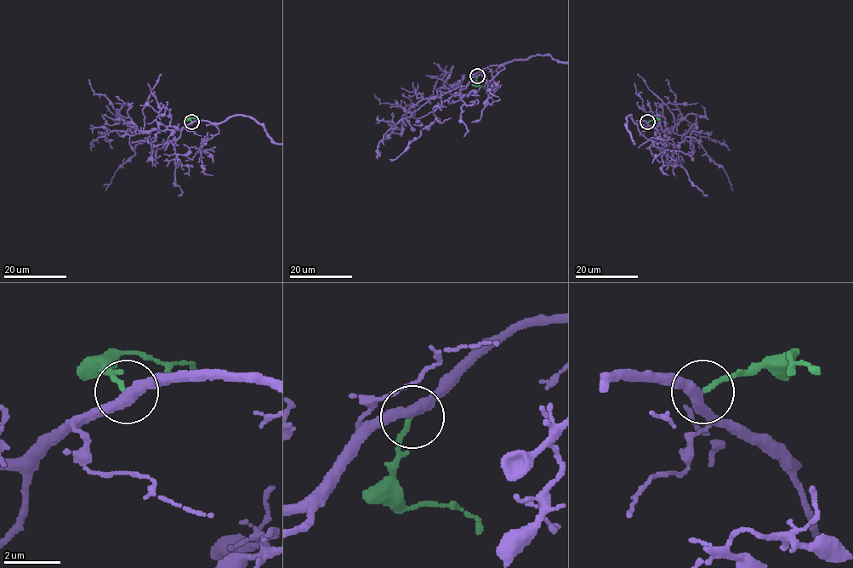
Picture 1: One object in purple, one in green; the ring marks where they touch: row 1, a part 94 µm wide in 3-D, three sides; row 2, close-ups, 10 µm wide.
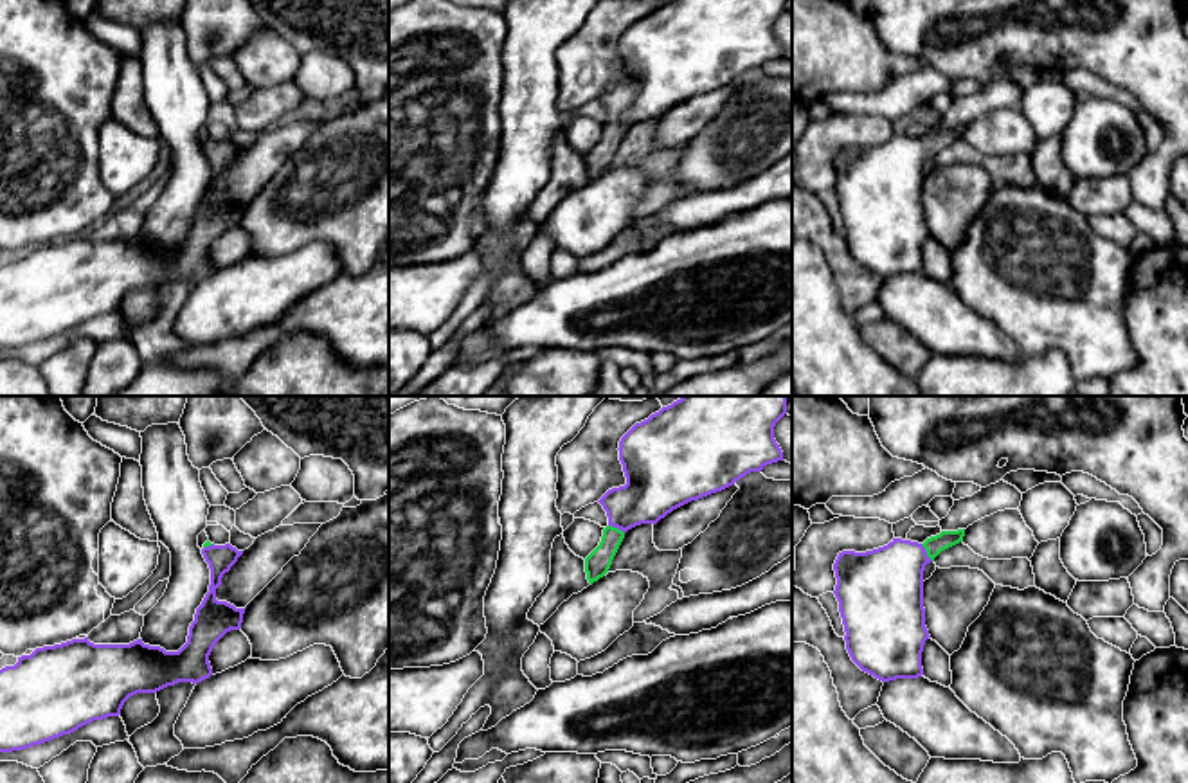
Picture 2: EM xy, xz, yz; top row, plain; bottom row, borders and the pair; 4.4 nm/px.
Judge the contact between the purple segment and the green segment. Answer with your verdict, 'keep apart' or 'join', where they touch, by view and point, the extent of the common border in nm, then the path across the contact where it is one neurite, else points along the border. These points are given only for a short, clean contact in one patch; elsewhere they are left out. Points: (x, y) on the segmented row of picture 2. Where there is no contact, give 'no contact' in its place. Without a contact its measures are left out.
join; meets purple in yz at (926, 553); contact 100 nm long; runs through yz (882, 589), (917, 555), (926, 553), (945, 539)

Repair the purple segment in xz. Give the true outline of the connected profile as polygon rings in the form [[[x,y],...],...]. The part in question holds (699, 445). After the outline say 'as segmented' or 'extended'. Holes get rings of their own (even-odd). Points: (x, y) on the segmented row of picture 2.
[[[682,396],[635,423],[617,448],[626,484],[608,490],[598,500],[607,511],[608,526],[599,545],[585,558],[589,583],[608,572],[628,529],[657,524],[684,504],[722,491],[747,473],[783,461],[774,427],[785,414],[787,396]]]; extended

